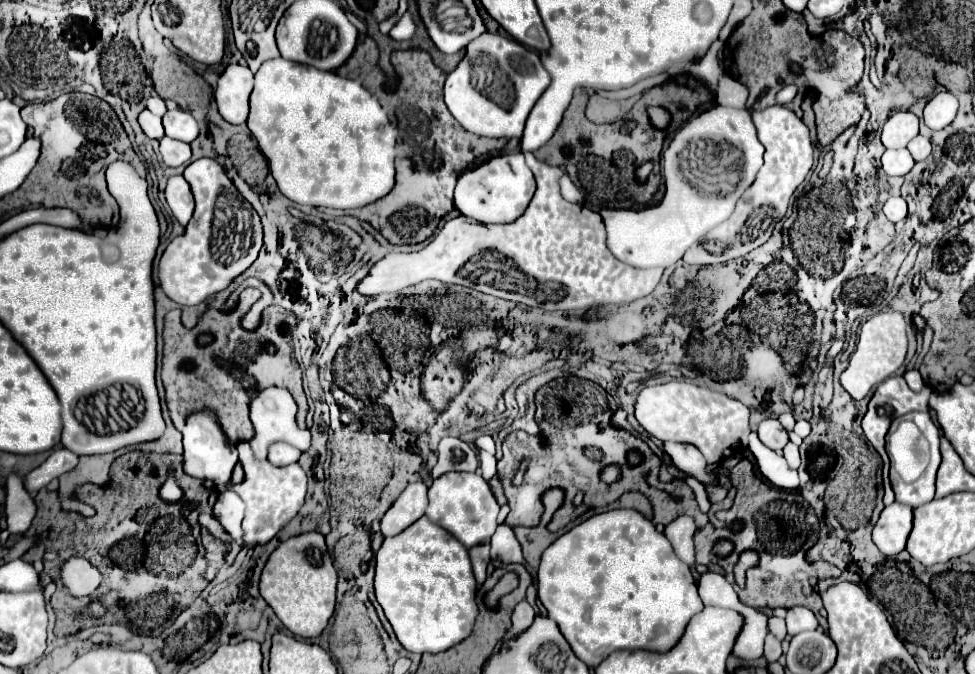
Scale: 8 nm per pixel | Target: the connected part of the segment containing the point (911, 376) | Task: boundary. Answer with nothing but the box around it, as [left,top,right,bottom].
[903,370,925,392]

